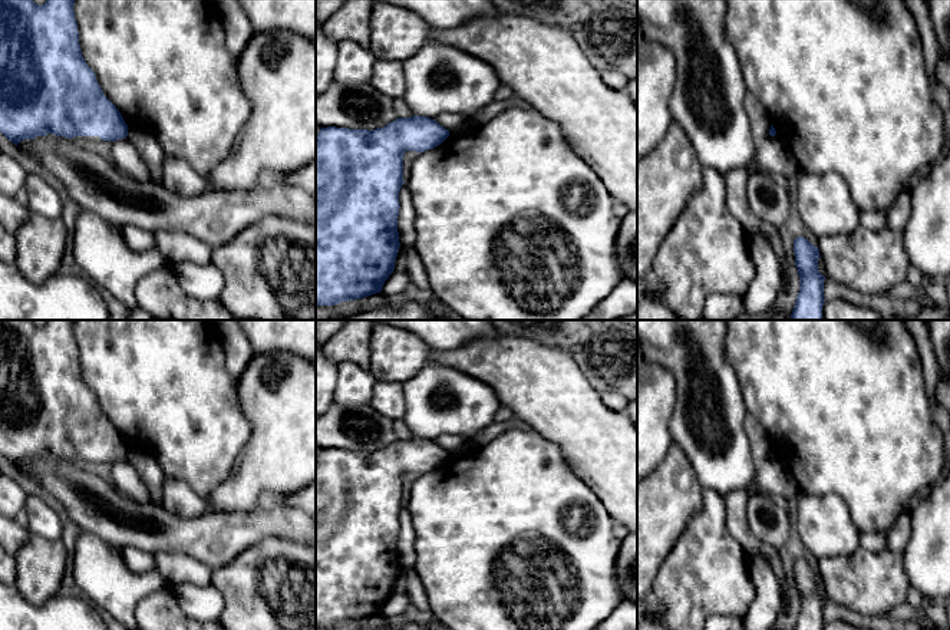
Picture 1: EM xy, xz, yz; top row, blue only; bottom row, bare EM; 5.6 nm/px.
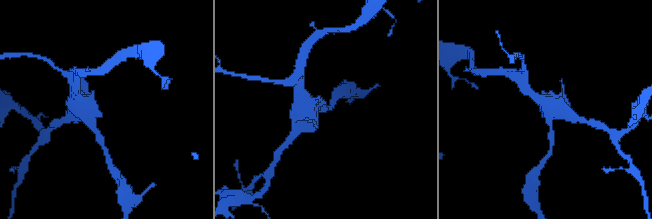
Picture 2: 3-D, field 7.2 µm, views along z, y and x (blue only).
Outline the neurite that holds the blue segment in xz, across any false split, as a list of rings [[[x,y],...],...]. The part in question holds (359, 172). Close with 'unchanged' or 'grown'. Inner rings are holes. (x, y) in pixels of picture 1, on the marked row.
[[[426,116],[398,118],[373,131],[327,126],[316,136],[316,306],[334,306],[382,291],[395,270],[400,247],[399,191],[406,151],[425,152],[441,145],[449,131]]]; unchanged

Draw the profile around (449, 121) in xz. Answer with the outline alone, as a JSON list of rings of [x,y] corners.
[[[441,113],[435,118],[435,121],[451,132],[455,128],[461,126],[466,121],[466,118],[461,113]]]

